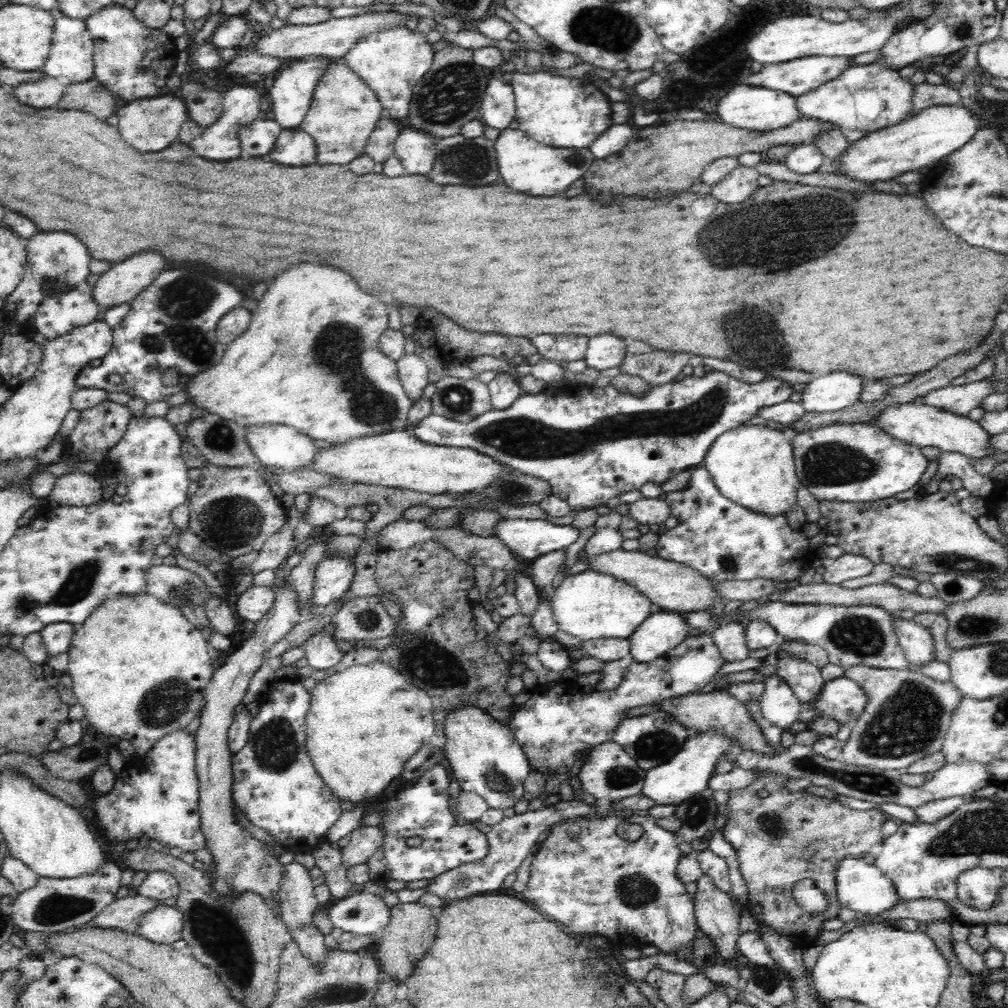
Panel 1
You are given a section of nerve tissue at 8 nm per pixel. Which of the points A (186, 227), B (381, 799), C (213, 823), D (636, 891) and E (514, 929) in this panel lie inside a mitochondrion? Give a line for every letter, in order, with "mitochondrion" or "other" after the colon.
A: other
B: other
C: other
D: mitochondrion
E: other

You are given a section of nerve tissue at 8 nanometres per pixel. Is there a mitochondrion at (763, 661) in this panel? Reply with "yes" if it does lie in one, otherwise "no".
no

